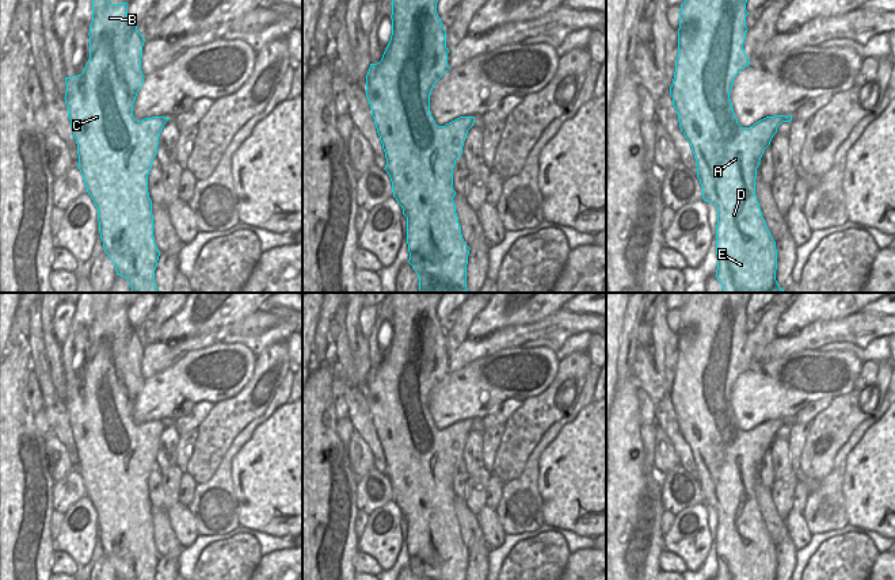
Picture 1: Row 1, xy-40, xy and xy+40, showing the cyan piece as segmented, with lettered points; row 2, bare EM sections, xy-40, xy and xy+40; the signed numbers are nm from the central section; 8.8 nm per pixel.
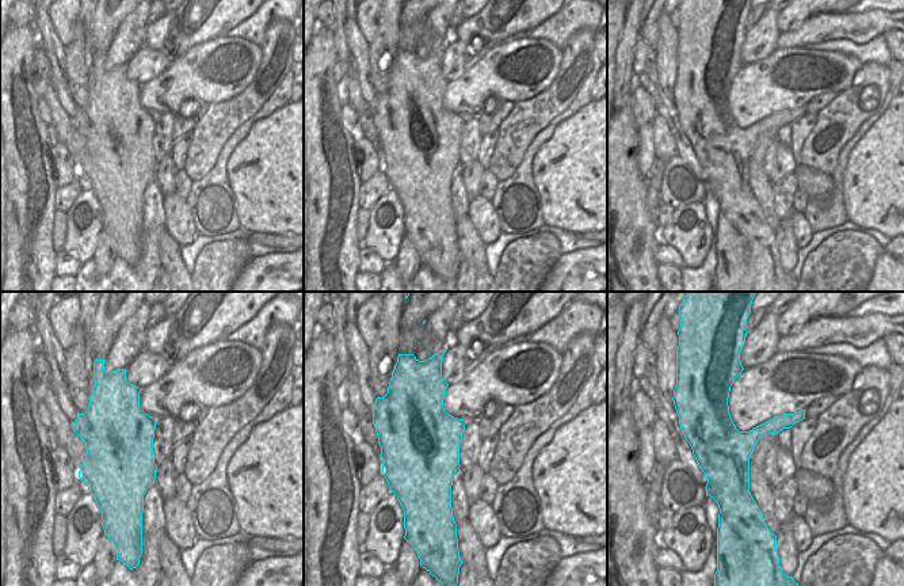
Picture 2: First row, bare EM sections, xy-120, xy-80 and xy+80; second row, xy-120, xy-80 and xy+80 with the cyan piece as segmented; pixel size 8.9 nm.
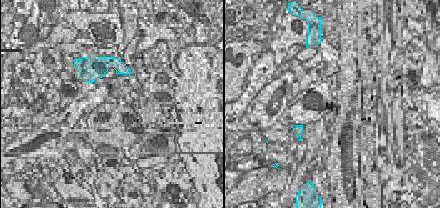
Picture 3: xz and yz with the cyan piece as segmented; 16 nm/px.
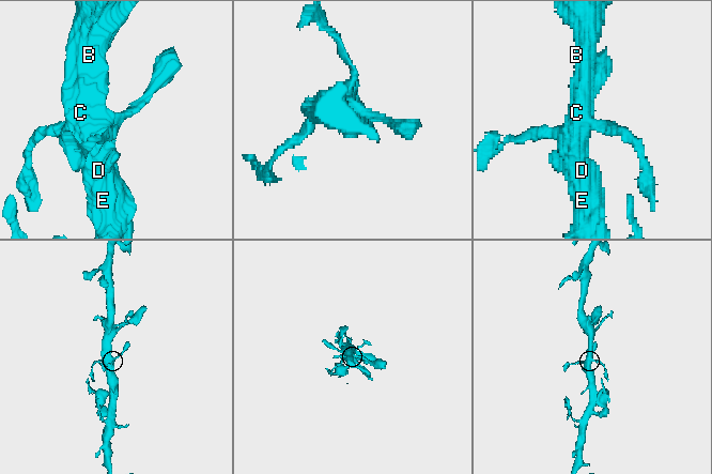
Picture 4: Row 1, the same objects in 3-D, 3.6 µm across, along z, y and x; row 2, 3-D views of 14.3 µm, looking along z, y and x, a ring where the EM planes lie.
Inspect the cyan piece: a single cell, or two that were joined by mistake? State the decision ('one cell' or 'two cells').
one cell

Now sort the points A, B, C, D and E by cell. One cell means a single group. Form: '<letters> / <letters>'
A B C D E

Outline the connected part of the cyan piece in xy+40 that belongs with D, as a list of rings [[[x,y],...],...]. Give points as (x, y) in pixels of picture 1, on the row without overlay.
[[[690,293],[681,308],[678,360],[670,398],[696,462],[702,503],[717,511],[715,580],[776,580],[777,553],[755,499],[757,472],[777,431],[792,419],[766,420],[742,431],[730,396],[735,379],[750,369],[743,354],[746,306],[751,293]]]

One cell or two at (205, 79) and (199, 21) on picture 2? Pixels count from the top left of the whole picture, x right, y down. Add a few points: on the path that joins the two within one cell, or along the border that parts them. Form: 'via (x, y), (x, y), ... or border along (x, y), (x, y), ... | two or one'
border along (222, 35), (195, 44), (175, 59) | two

